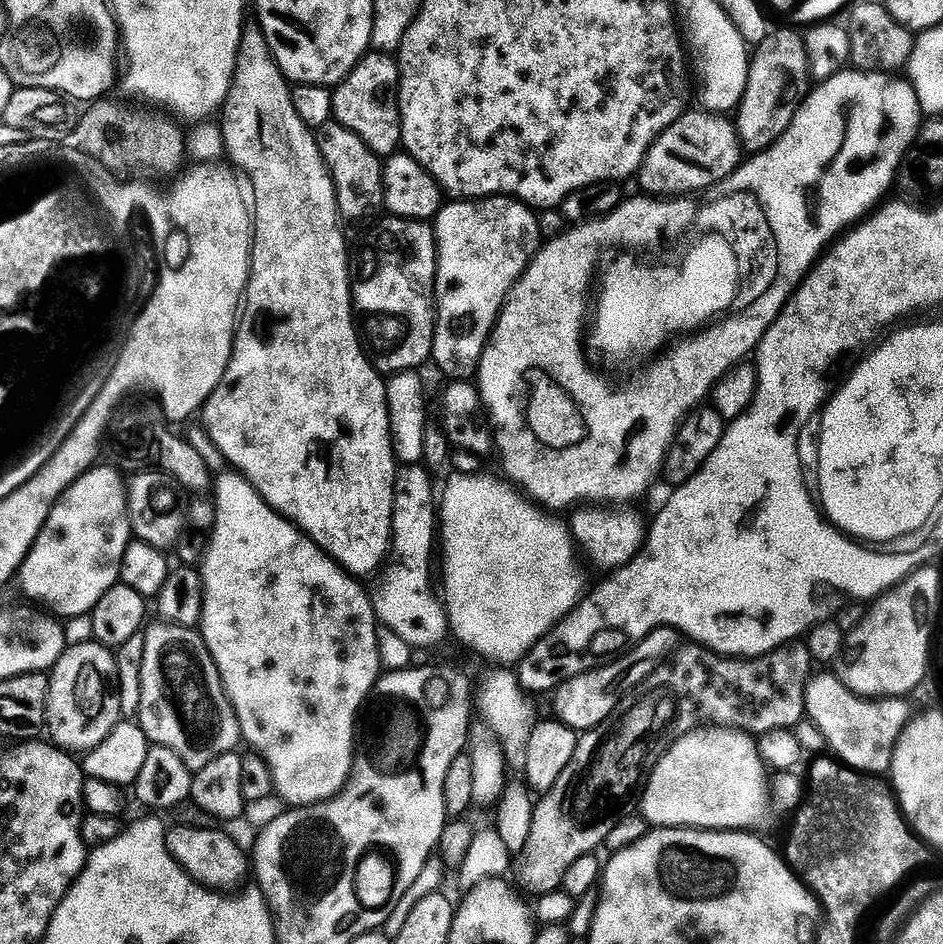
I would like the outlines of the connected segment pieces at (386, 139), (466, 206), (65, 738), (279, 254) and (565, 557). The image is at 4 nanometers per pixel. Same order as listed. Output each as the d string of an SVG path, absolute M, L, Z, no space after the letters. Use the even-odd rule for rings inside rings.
M375 50L363 56L354 66L354 70L350 70L348 77L341 84L335 85L332 92L332 115L335 123L346 126L346 130L358 134L358 138L362 138L362 142L366 142L366 146L370 146L370 150L374 150L376 156L387 158L397 155L402 148L400 66L397 57Z
M506 196L448 202L437 214L436 333L432 360L452 380L471 381L512 287L541 247L542 229L529 205Z
M95 642L73 644L65 647L62 658L50 669L48 677L50 694L48 695L48 718L46 732L51 743L76 754L87 754L101 744L121 723L120 693L118 691L118 670L113 649Z
M248 26L245 27L244 37L240 43L240 50L238 52L238 62L236 63L236 69L234 70L234 78L232 79L232 85L228 91L228 96L224 100L224 106L222 109L222 127L224 130L224 150L227 159L230 161L241 173L242 171L248 175L248 180L252 183L252 196L251 199L254 201L254 235L252 237L252 270L248 273L248 287L242 297L242 315L239 317L238 323L236 325L236 338L232 342L232 357L228 363L228 369L224 372L224 377L218 382L218 386L210 394L210 398L204 404L202 409L202 417L204 416L204 428L208 431L208 436L212 439L212 444L229 460L231 467L235 469L237 473L243 475L244 479L252 485L252 489L257 492L258 495L265 500L265 502L270 505L276 512L280 513L281 516L287 516L289 520L293 521L297 528L304 533L308 539L313 540L318 547L326 553L327 556L331 556L345 572L351 574L356 578L365 578L371 572L379 573L381 569L385 567L386 561L389 559L390 553L392 551L392 519L394 518L394 500L395 500L395 482L396 482L396 472L398 469L398 461L396 452L393 448L392 442L392 432L391 432L391 422L390 414L388 413L387 406L387 390L386 390L386 380L383 375L378 371L375 364L372 363L363 343L362 337L358 331L358 321L354 315L354 305L352 302L352 282L354 279L353 273L350 271L350 252L348 256L348 244L344 241L344 232L339 228L339 224L342 224L342 217L340 211L336 208L336 191L334 190L334 182L332 181L332 175L328 173L328 167L326 162L322 158L322 154L318 150L318 142L316 141L316 134L313 129L306 126L306 122L302 122L302 118L298 118L298 110L294 110L294 102L292 101L292 89L293 85L284 76L284 71L278 66L278 62L274 57L272 57L272 51L270 46L266 42L264 37L264 32L258 26Z
M453 475L447 477L446 496L438 505L438 536L441 541L444 539L442 600L446 605L451 635L456 635L462 643L484 656L523 657L581 599L569 525L551 520L547 511L530 503L507 483L499 484L488 476Z

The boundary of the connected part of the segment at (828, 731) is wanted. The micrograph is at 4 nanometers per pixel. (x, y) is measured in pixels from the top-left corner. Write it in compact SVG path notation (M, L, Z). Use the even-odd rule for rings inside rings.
M816 674L808 681L804 707L807 719L809 721L812 719L816 723L817 730L828 739L829 746L837 752L833 753L847 767L869 774L884 774L891 769L892 754L896 751L896 743L900 741L900 736L910 719L908 702L904 698L865 698L863 696L856 696L840 681L839 675L819 676L819 674Z

